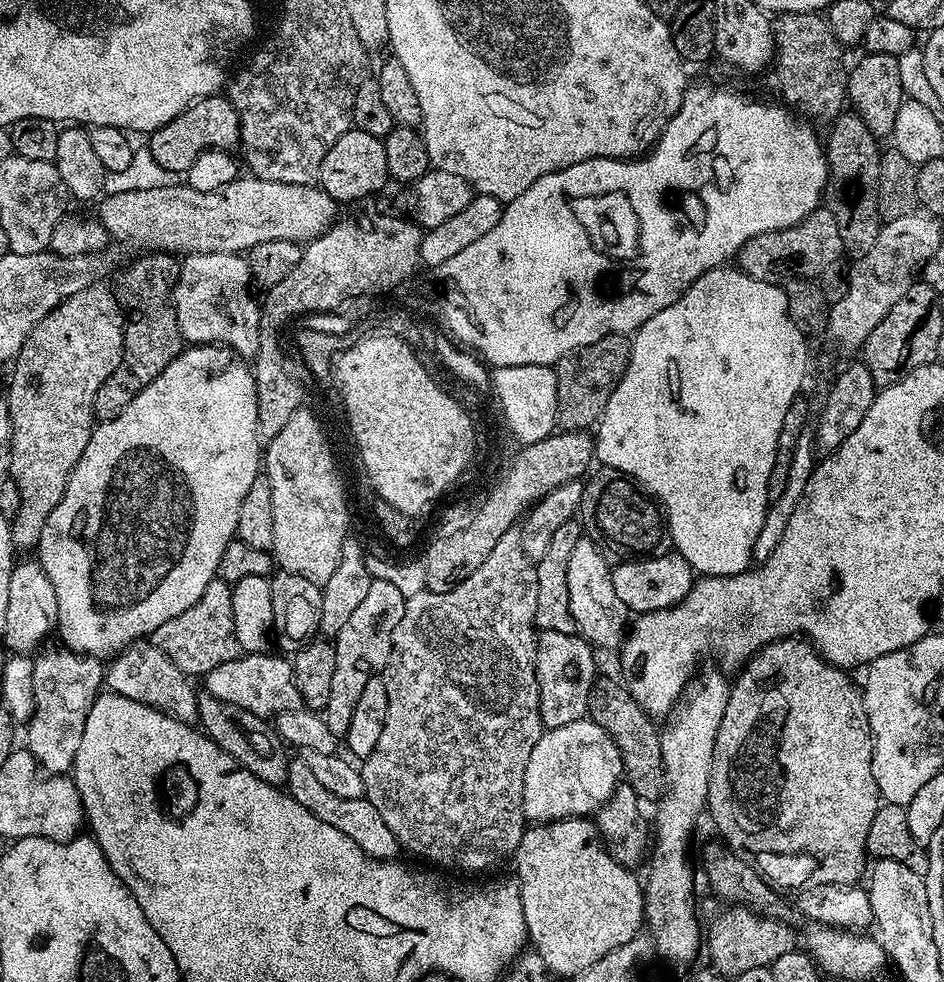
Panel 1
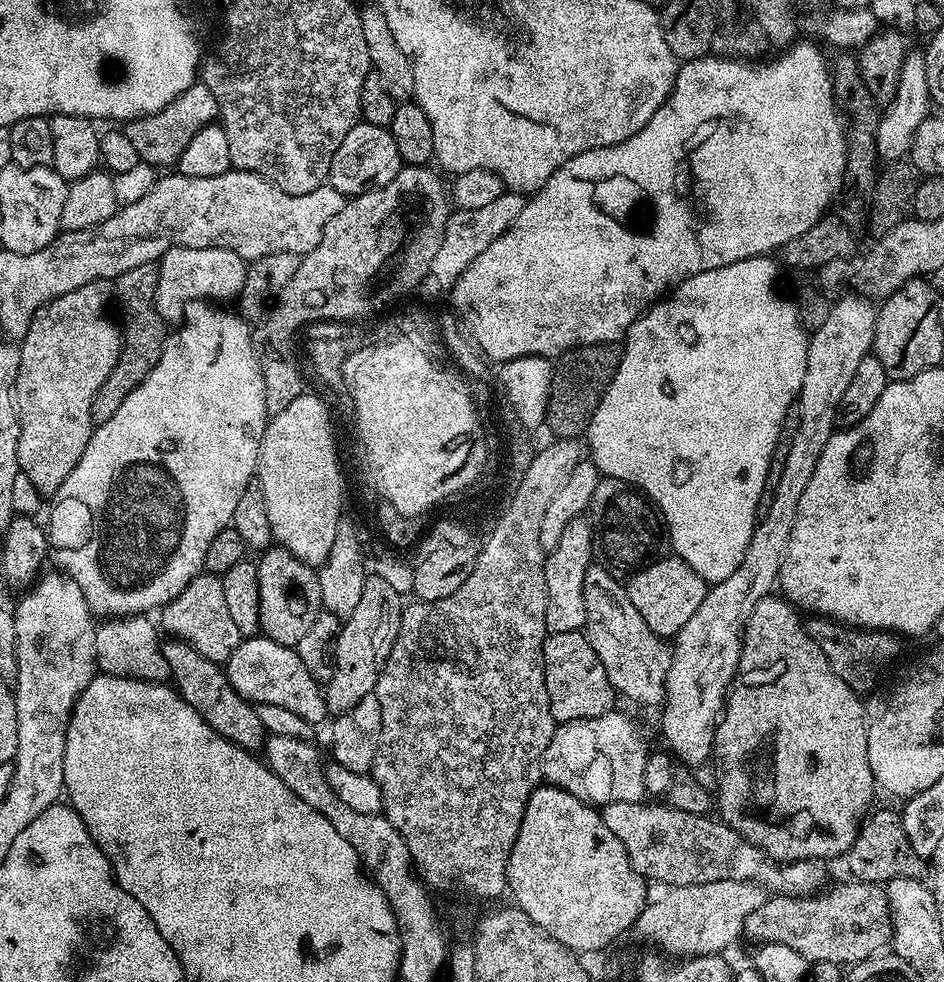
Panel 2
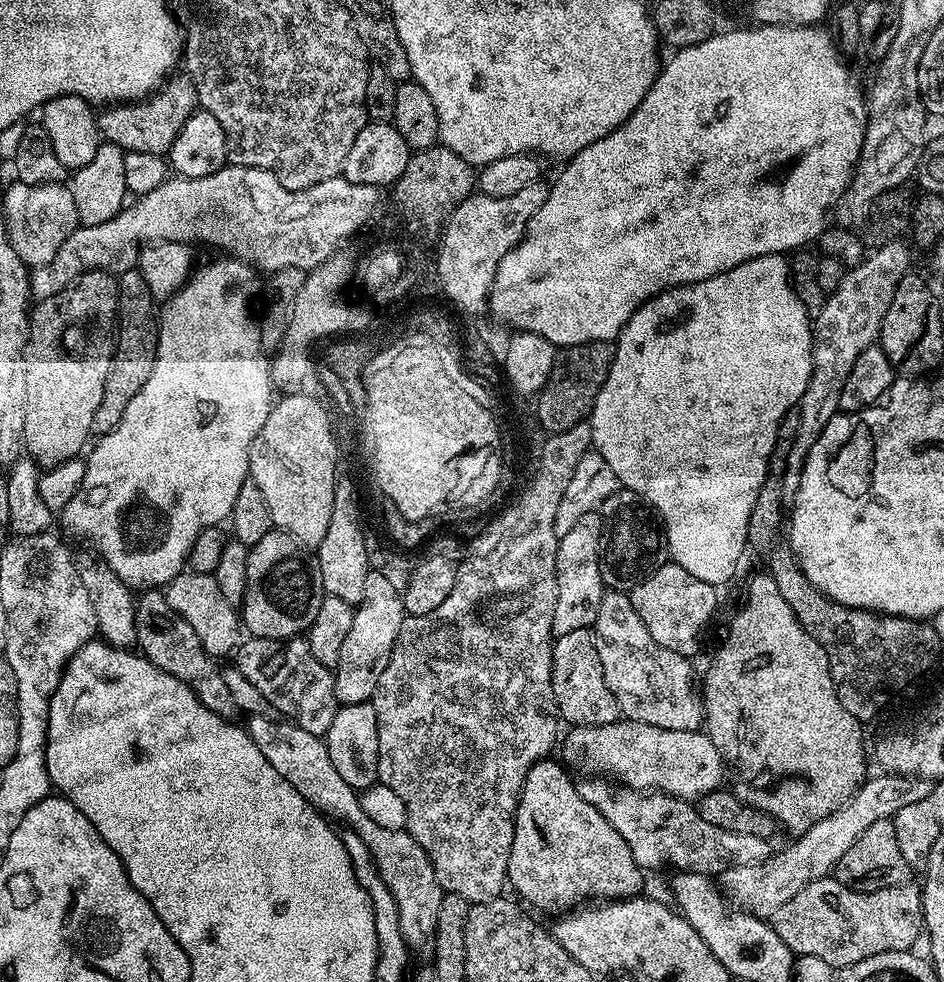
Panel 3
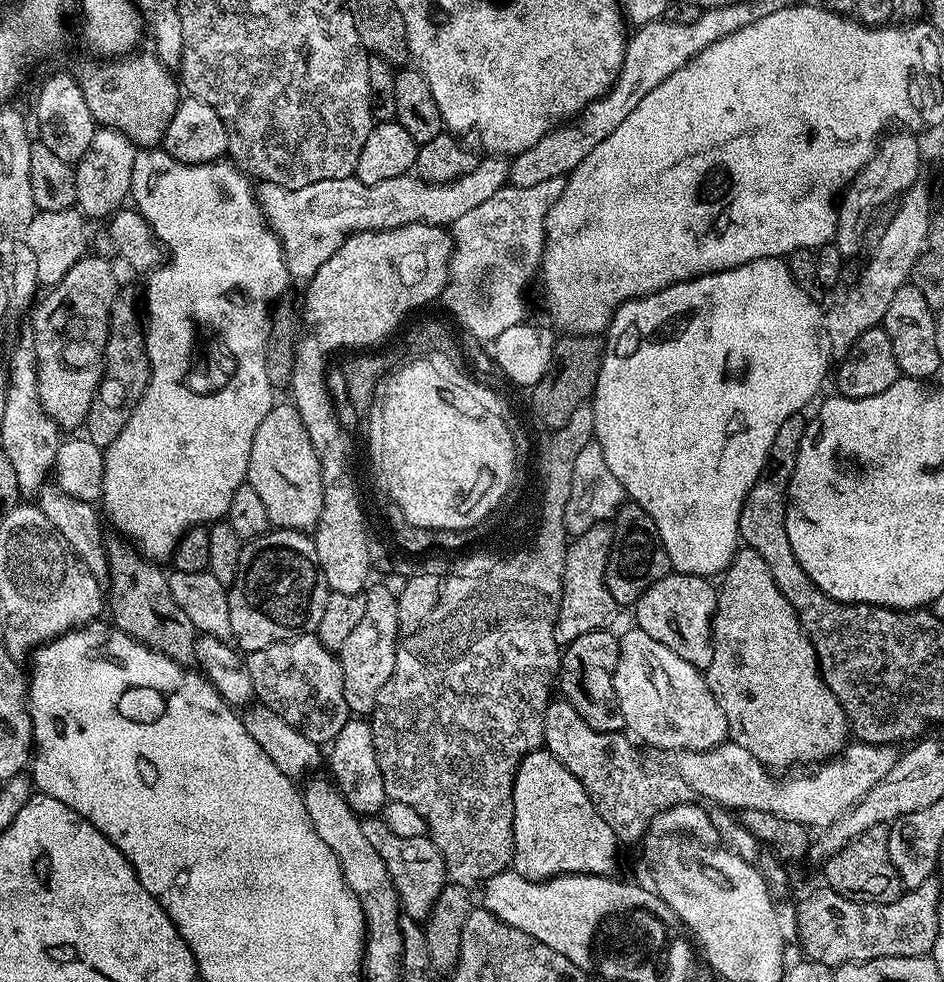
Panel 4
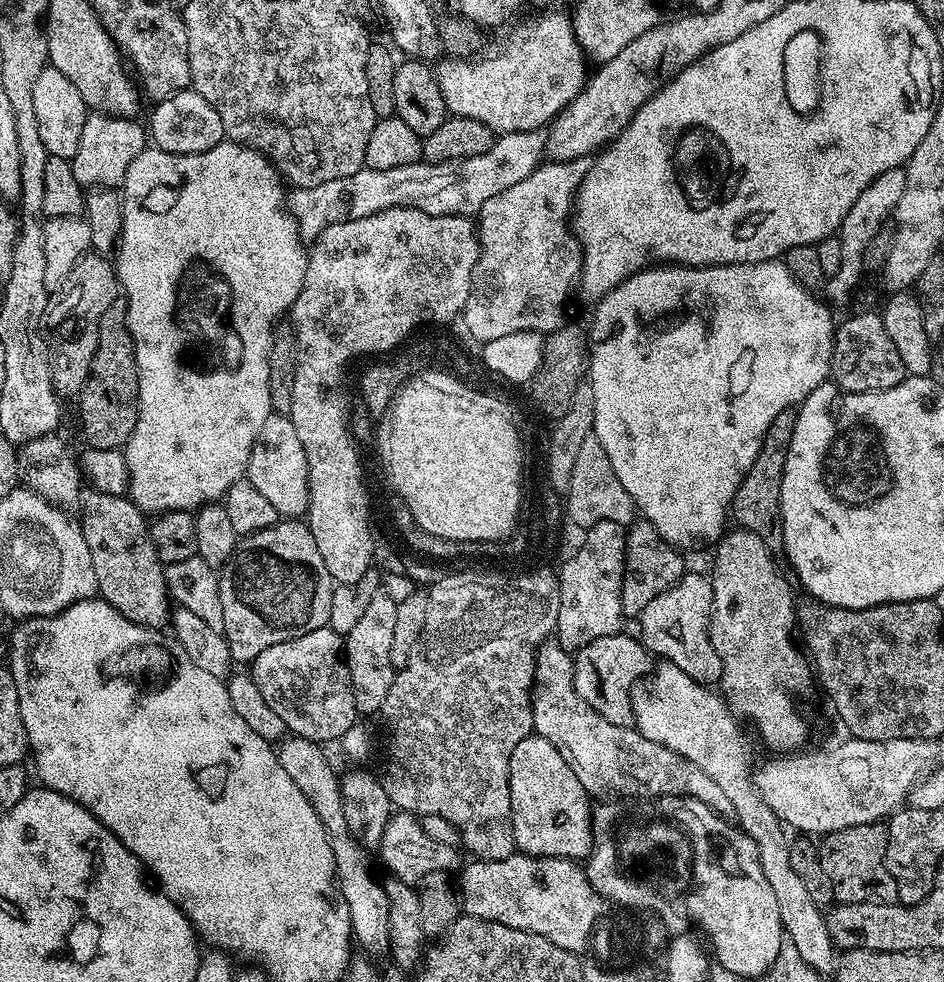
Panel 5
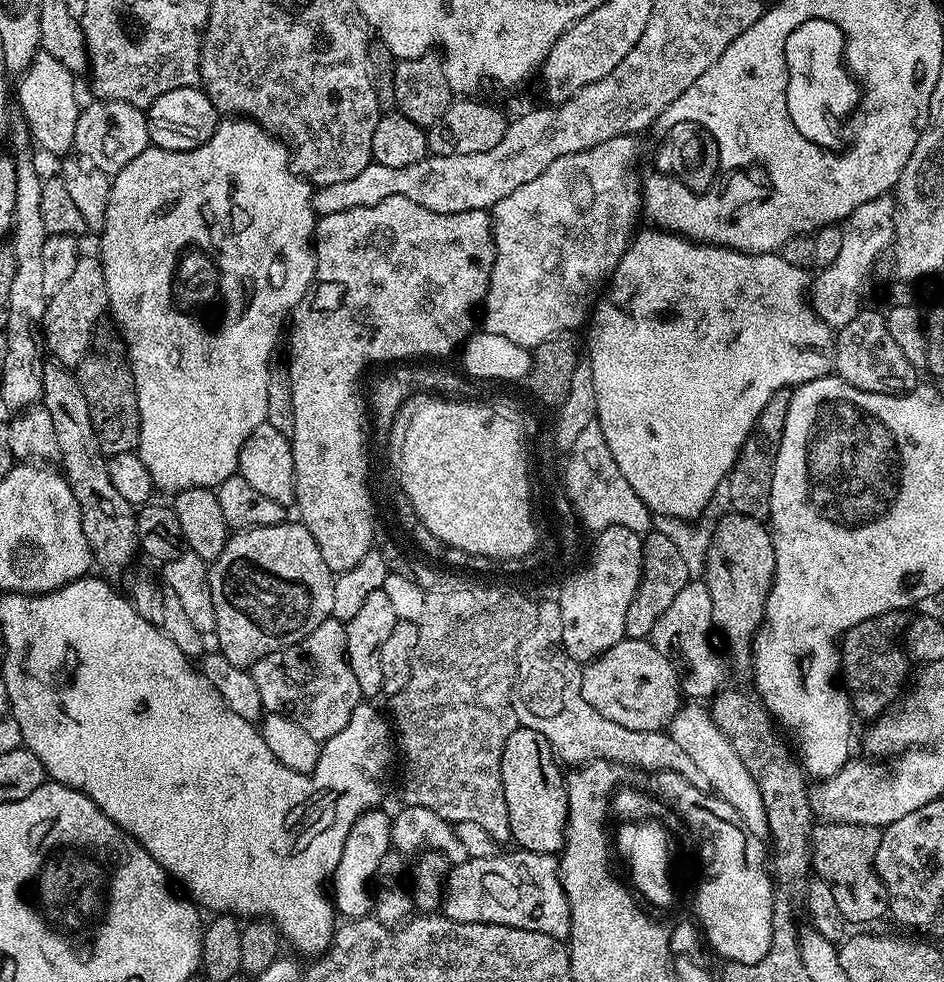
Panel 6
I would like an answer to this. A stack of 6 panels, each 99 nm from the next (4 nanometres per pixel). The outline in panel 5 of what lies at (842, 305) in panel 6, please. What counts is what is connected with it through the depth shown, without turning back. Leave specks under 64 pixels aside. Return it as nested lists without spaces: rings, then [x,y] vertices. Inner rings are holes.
[[[895,168],[894,170],[886,170],[886,174],[882,174],[878,178],[874,178],[874,182],[870,182],[870,186],[866,186],[866,190],[862,190],[862,194],[858,194],[858,198],[854,202],[854,206],[850,206],[850,210],[846,214],[844,221],[840,223],[840,231],[838,233],[842,242],[842,266],[838,266],[838,274],[827,277],[826,289],[828,288],[827,299],[833,305],[844,304],[853,299],[853,293],[857,289],[857,285],[862,280],[862,273],[865,271],[863,266],[863,255],[873,247],[872,239],[880,232],[880,227],[884,223],[889,223],[890,217],[895,213],[898,201],[902,198],[902,193],[906,190],[906,171],[904,168]]]

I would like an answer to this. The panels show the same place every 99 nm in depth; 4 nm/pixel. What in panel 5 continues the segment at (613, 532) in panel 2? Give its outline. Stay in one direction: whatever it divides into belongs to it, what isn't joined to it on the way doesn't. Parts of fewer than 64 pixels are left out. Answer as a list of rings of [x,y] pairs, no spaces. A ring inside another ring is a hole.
[[[637,518],[627,525],[626,554],[624,555],[624,573],[622,574],[622,610],[625,617],[639,618],[642,610],[658,598],[670,586],[674,586],[684,577],[686,565],[675,544],[666,542],[649,520]]]

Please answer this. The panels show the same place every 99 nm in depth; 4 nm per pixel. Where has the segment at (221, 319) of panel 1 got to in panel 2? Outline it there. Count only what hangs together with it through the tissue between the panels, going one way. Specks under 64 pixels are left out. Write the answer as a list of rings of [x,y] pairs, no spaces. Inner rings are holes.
[[[171,248],[158,261],[158,290],[156,291],[156,309],[169,326],[183,321],[185,305],[195,300],[209,302],[235,301],[244,289],[248,264],[240,255],[229,248]]]

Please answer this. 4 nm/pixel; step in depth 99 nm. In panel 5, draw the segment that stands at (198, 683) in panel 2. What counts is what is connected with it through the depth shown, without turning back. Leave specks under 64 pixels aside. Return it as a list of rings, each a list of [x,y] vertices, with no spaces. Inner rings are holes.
[[[95,490],[81,491],[79,512],[78,523],[86,538],[86,546],[90,546],[90,562],[94,566],[99,599],[114,606],[114,610],[130,618],[130,622],[147,628],[163,629],[170,620],[170,597],[164,577],[165,565],[161,564],[158,558],[158,550],[154,550],[152,529],[145,513],[141,512],[127,495],[115,496]]]

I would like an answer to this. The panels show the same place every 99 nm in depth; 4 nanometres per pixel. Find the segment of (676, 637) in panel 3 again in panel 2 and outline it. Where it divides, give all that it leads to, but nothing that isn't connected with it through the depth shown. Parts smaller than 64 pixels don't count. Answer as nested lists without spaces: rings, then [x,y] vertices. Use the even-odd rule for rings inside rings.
[[[675,554],[665,555],[652,564],[639,569],[627,577],[626,587],[634,610],[642,614],[642,622],[661,638],[674,638],[682,626],[694,615],[694,610],[702,606],[702,598],[707,594],[709,585],[685,560]]]

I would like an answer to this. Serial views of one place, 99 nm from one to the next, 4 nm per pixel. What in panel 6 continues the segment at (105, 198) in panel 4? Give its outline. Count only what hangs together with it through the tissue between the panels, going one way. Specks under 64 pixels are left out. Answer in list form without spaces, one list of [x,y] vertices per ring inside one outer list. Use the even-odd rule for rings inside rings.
[[[93,99],[93,104],[85,103],[80,110],[76,131],[75,151],[83,159],[89,160],[98,170],[115,174],[121,172],[138,154],[150,146],[148,139],[148,118],[143,108],[135,108],[117,100]]]

